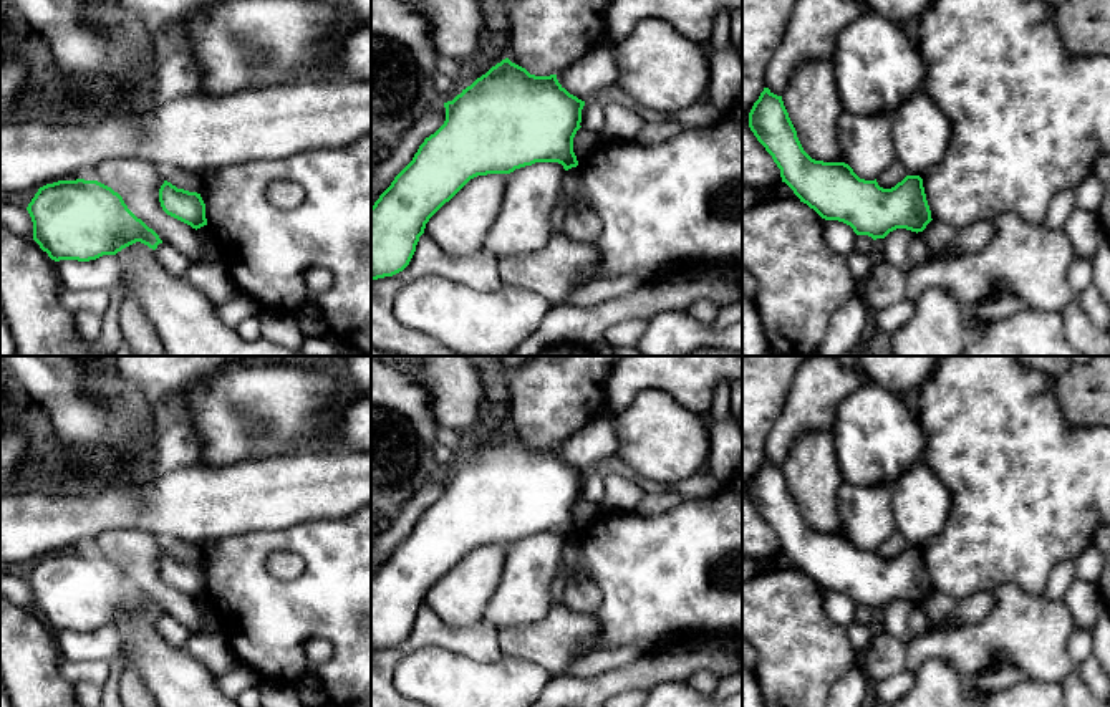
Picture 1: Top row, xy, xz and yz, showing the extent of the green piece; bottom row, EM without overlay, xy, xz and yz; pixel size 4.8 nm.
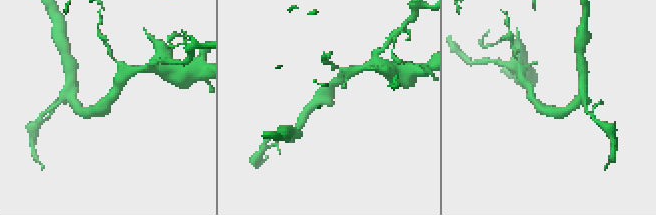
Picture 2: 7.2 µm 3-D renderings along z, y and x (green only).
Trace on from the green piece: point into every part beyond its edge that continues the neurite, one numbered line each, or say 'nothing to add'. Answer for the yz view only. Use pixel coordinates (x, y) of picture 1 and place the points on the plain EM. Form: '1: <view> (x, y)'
nothing to add

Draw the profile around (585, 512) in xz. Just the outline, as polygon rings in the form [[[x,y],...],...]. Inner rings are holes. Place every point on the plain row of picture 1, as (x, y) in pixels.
[[[580,498],[573,508],[573,523],[577,527],[578,535],[585,531],[585,528],[595,522],[601,515],[600,505],[586,502]]]

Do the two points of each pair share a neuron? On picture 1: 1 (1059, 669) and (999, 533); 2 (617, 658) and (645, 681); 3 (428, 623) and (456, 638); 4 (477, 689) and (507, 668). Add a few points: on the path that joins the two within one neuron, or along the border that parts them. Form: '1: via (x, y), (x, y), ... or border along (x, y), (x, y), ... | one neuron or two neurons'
1: border along (994, 590), (1016, 583), (1031, 593), (1042, 595) | two neurons
2: border along (637, 656), (627, 664), (588, 676) | two neurons
3: via (434, 630), (441, 636), (449, 638) | one neuron
4: via (484, 689), (501, 674) | one neuron

